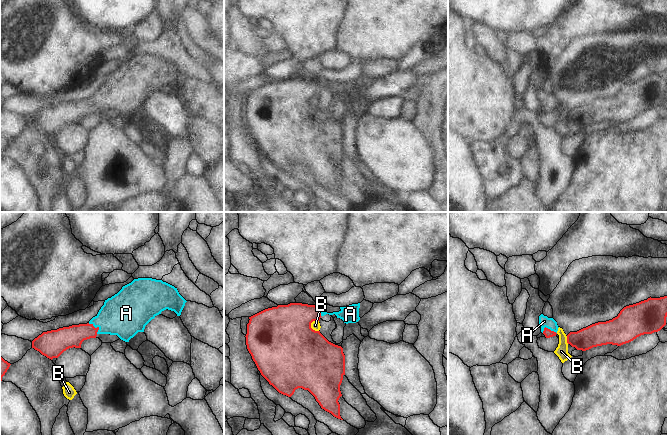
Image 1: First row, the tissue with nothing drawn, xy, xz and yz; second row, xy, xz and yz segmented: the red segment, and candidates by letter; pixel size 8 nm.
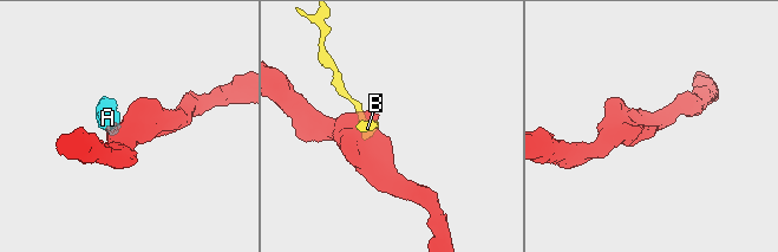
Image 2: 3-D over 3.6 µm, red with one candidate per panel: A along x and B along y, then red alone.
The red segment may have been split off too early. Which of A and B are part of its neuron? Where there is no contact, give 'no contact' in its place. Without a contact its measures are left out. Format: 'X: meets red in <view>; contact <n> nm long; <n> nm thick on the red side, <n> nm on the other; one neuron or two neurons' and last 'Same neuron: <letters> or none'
A: meets red in xy; contact 120 nm long; 180 nm thick on the red side, 360 nm on the other; one neuron
B: meets red in xz; contact 100 nm long; 500 nm thick on the red side, 80 nm on the other; two neurons
Same neuron: A

